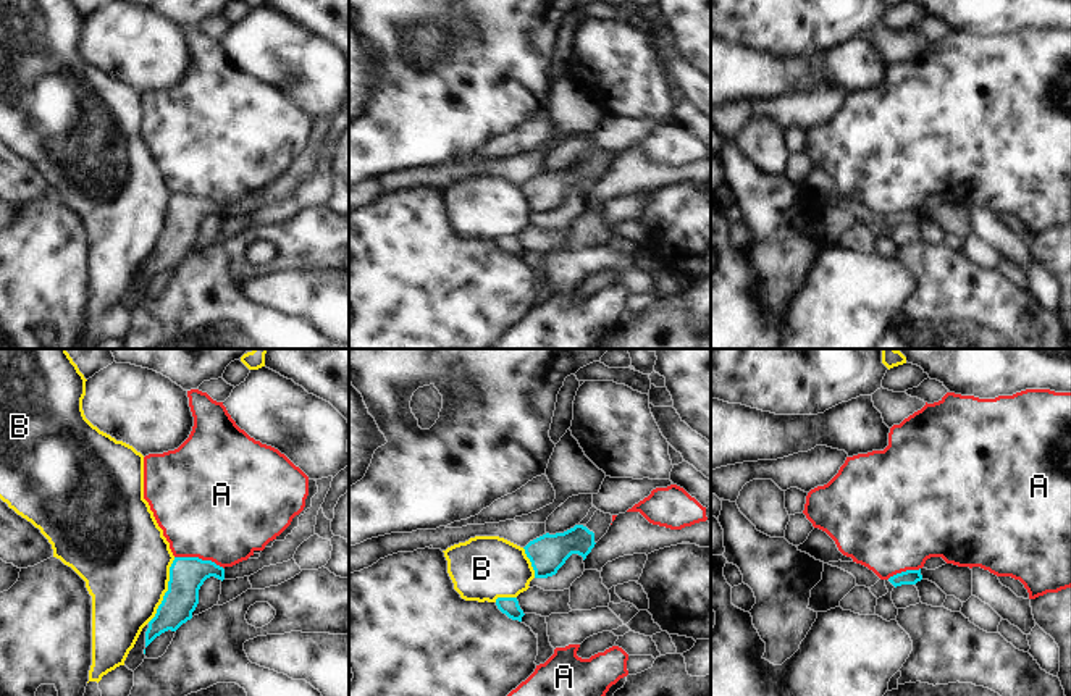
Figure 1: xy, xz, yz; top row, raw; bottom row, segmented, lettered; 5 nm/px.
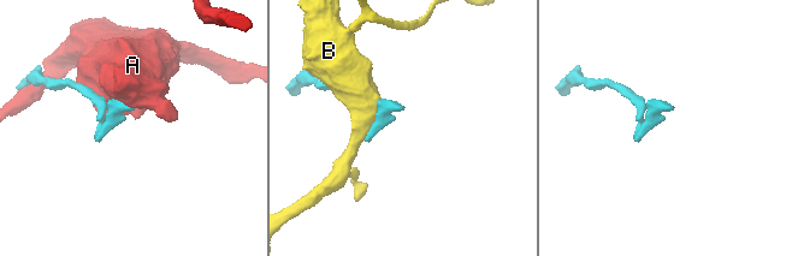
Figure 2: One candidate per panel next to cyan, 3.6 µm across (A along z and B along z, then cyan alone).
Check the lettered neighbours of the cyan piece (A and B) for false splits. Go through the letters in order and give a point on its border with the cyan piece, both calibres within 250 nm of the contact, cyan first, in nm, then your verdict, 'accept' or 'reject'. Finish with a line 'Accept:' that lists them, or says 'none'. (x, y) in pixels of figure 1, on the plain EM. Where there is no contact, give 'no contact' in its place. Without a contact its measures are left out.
A: xy (197, 196) | 180/500 nm | reject
B: xy (168, 228) | 180/440 nm | reject
Accept: none

